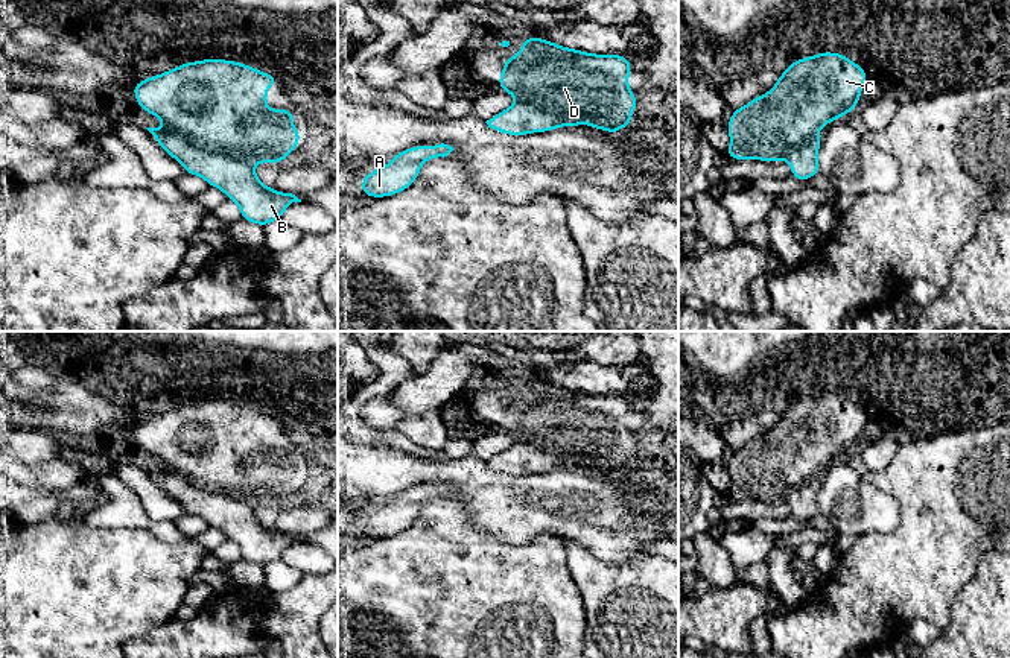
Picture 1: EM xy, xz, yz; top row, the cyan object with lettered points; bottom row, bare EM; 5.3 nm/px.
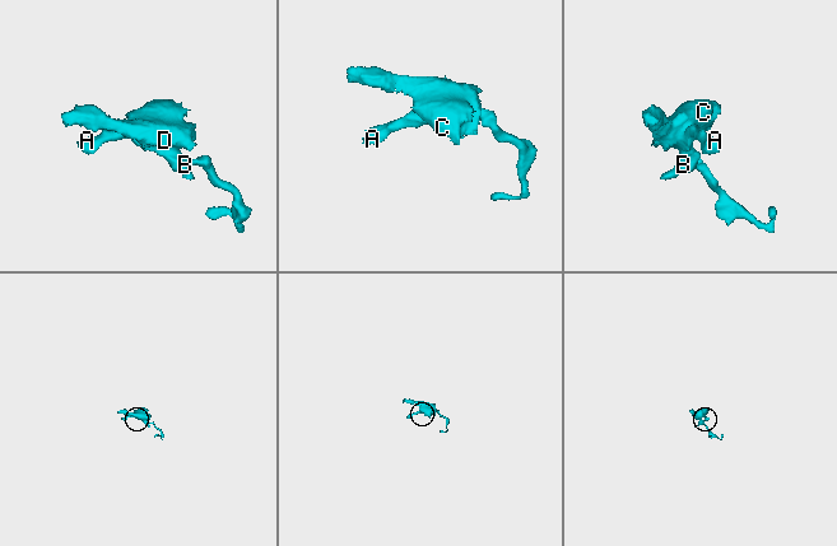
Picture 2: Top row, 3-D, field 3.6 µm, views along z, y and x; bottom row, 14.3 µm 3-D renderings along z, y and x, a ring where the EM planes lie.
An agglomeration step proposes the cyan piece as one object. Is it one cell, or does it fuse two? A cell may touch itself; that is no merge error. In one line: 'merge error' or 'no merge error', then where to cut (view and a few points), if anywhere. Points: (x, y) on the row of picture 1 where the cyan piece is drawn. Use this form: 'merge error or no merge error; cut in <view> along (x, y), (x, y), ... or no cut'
merge error; cut in xy along (166, 128), (195, 145), (244, 157), (253, 164)

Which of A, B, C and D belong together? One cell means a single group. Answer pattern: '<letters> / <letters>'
A B / C D

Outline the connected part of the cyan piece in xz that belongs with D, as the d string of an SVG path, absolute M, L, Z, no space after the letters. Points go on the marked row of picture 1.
M538 36L520 46L520 55L505 61L499 88L538 102L570 126L587 123L613 135L631 126L631 111L639 105L628 87L633 67L625 55L586 53Z

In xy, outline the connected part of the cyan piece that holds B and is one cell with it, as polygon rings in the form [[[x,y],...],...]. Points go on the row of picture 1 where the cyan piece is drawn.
[[[163,128],[146,129],[189,175],[202,176],[210,187],[221,188],[230,201],[234,201],[246,222],[265,226],[281,219],[291,204],[301,202],[292,193],[281,193],[260,182],[254,164],[245,158],[195,146]]]

